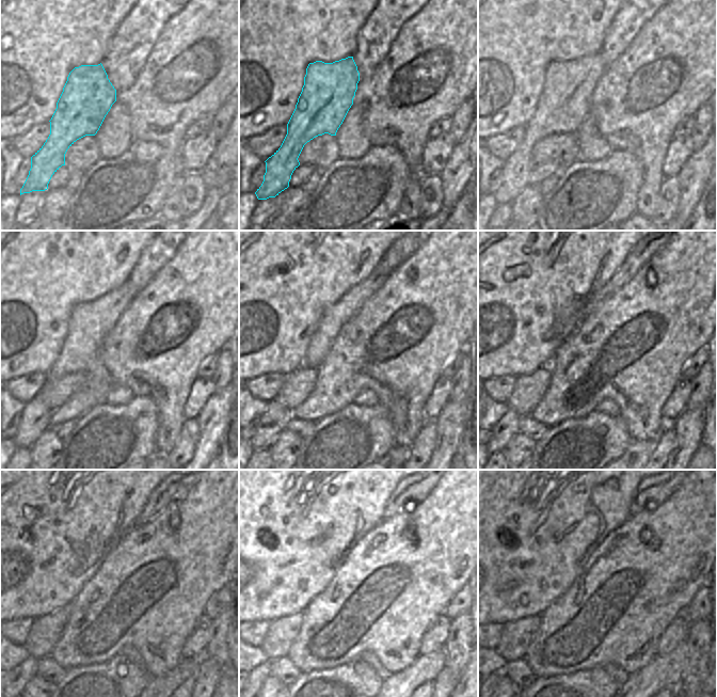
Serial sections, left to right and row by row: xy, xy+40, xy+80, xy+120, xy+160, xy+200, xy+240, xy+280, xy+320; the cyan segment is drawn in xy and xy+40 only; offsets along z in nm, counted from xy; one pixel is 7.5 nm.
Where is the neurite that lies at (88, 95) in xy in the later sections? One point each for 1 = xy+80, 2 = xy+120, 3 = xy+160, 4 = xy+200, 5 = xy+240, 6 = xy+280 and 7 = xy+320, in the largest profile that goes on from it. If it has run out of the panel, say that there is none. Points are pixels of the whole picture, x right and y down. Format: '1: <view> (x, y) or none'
1: xy+80 (564, 101)
2: xy+120 (90, 322)
3: xy+160 (334, 317)
4: xy+200 (641, 252)
5: xy+240 (168, 491)
6: xy+280 (407, 491)
7: xy+320 (648, 491)

